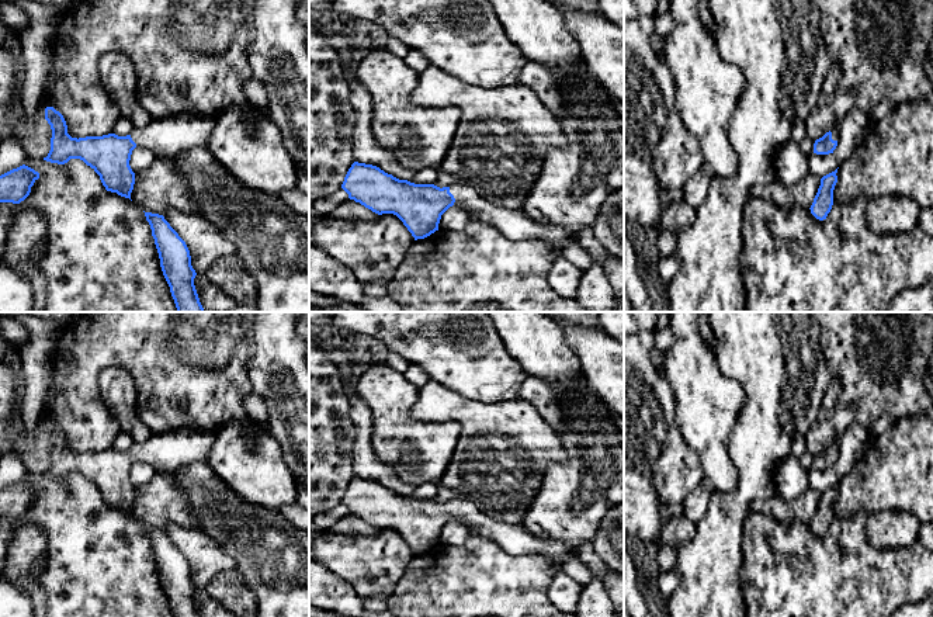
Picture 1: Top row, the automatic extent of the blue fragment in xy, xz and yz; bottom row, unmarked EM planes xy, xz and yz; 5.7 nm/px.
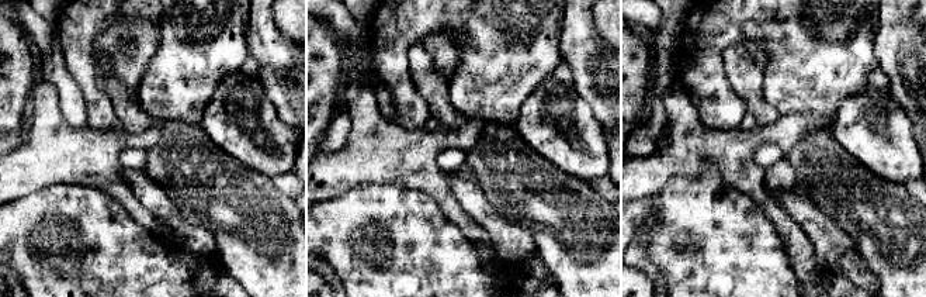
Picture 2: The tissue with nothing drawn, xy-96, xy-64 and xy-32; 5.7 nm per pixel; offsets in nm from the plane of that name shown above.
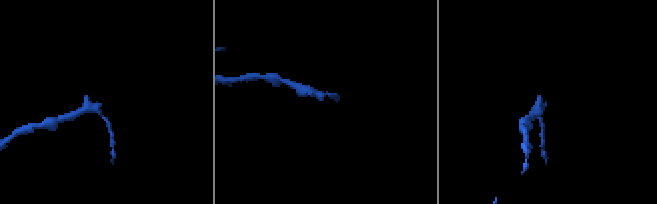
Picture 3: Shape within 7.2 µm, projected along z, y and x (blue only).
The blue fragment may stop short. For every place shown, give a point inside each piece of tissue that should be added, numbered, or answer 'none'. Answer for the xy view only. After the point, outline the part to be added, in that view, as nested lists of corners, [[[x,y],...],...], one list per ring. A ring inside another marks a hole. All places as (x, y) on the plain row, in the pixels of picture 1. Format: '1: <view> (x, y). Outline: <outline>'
1: xy (167, 450). Outline: [[[187,427],[152,434],[131,448],[136,461],[148,462],[156,469],[173,469],[194,461],[208,461],[216,440],[215,429]]]

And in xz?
1: xz (514, 538). Outline: [[[465,499],[450,500],[450,507],[455,513],[454,520],[462,521],[469,530],[469,534],[490,538],[510,554],[542,554],[549,557],[555,564],[562,564],[569,558],[578,557],[563,543],[540,540],[524,524],[495,520],[482,513],[475,503]]]

